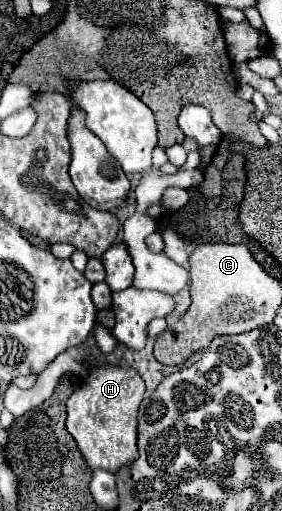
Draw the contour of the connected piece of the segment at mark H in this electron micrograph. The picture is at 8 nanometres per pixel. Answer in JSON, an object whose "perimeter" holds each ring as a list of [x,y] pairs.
{"perimeter":[[[119,366],[95,368],[85,384],[67,400],[67,432],[75,438],[91,470],[109,470],[117,474],[121,466],[137,460],[137,412],[143,402],[145,384],[137,370]]]}

